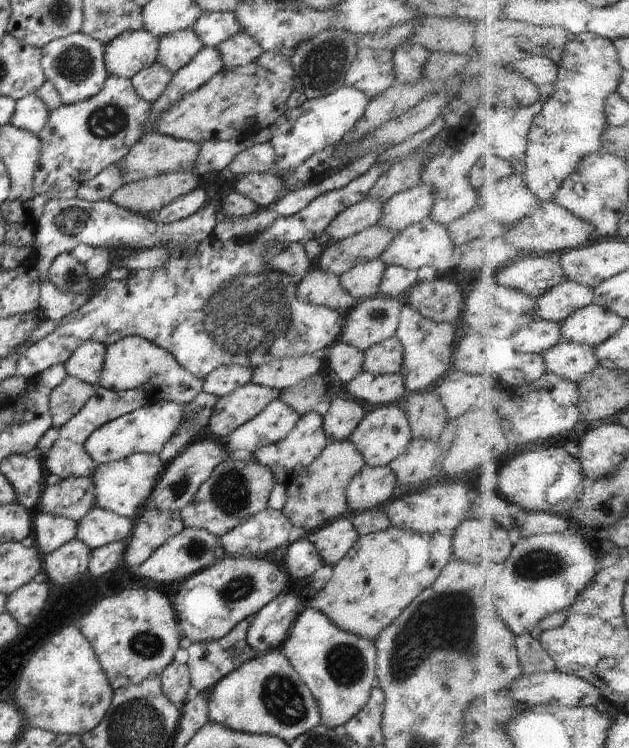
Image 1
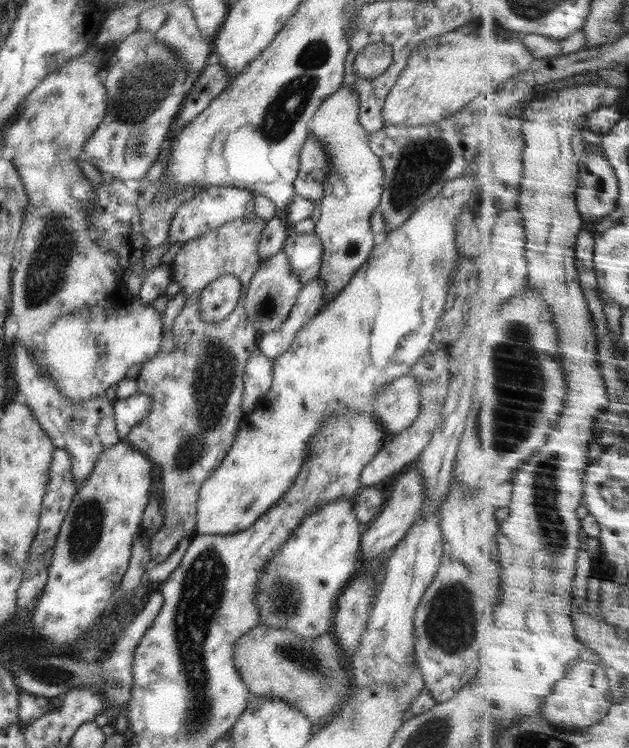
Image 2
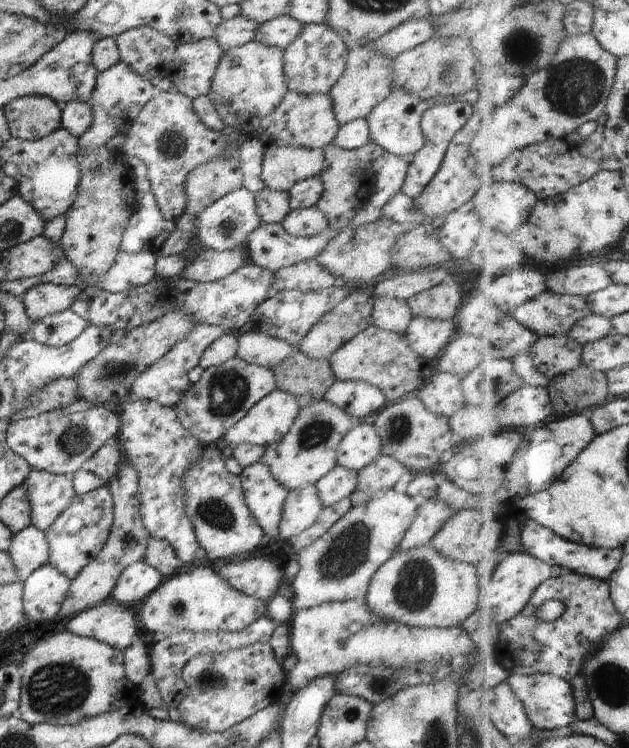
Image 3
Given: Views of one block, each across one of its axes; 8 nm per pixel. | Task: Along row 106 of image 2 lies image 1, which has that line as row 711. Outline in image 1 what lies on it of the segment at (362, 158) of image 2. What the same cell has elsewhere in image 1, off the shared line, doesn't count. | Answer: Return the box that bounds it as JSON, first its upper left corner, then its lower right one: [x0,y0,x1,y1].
[280,608,379,729]

